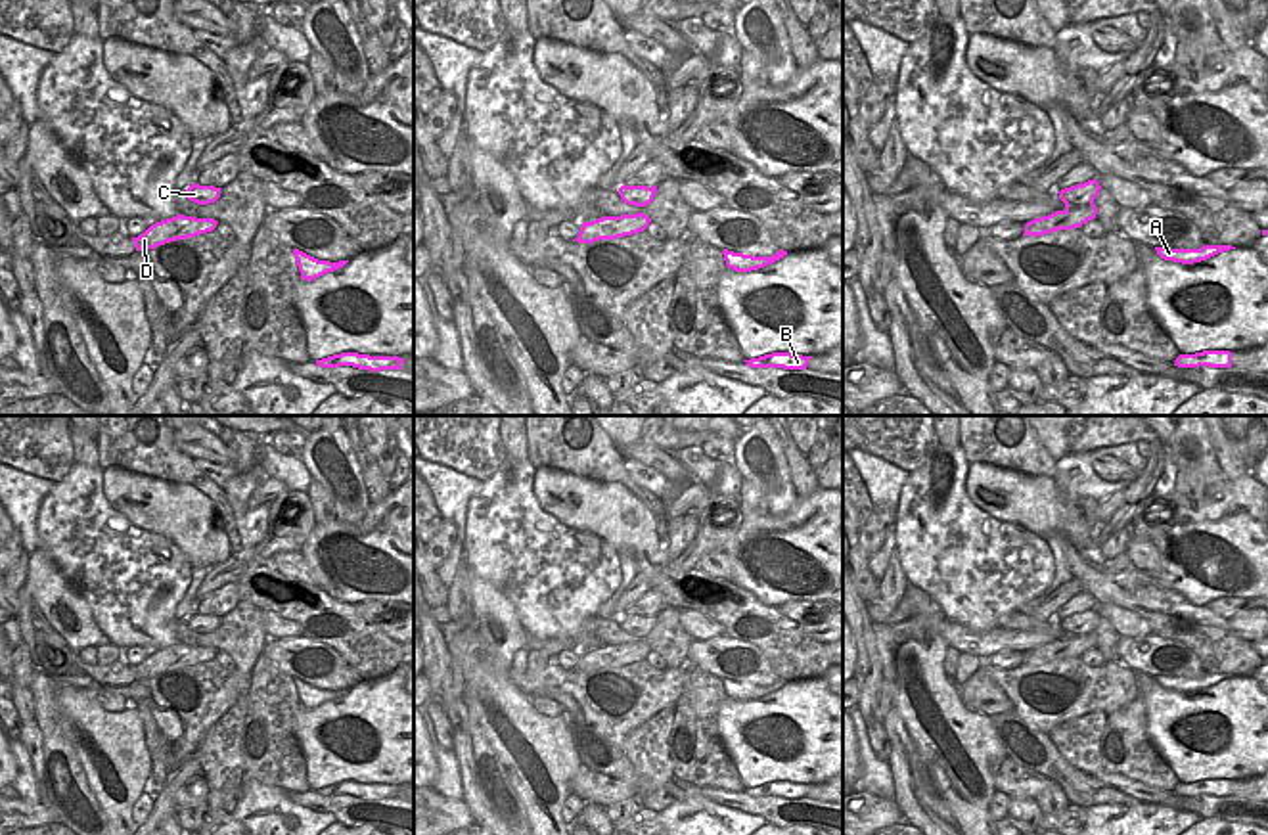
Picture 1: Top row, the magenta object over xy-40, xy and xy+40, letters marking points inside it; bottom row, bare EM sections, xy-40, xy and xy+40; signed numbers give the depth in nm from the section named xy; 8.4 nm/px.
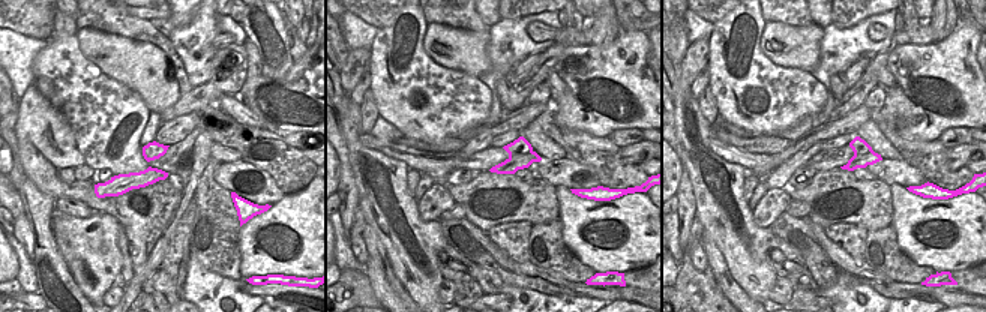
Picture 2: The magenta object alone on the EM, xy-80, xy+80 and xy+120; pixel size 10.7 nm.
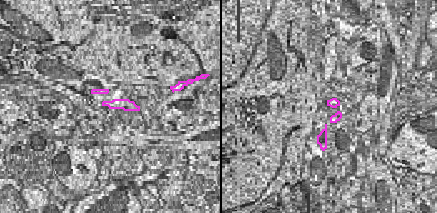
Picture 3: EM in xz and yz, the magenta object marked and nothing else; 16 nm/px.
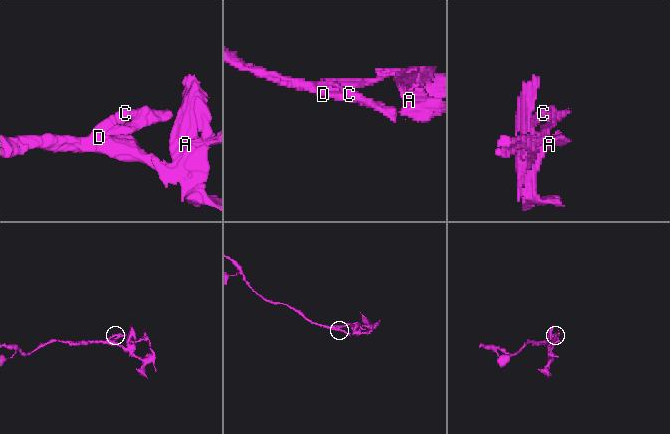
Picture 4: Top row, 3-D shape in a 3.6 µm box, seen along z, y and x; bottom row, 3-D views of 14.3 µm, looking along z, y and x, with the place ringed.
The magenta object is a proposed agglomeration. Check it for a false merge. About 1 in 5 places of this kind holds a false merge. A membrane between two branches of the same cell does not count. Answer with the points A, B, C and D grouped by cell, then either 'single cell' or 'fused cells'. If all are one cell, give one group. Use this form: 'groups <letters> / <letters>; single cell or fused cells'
groups A B D / C; fused cells

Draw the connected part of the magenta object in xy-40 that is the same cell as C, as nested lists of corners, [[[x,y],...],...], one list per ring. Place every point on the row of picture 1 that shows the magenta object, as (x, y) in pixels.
[[[192,184],[186,190],[186,195],[188,195],[190,201],[193,201],[197,205],[209,205],[209,203],[215,203],[220,197],[220,190],[222,188]]]

